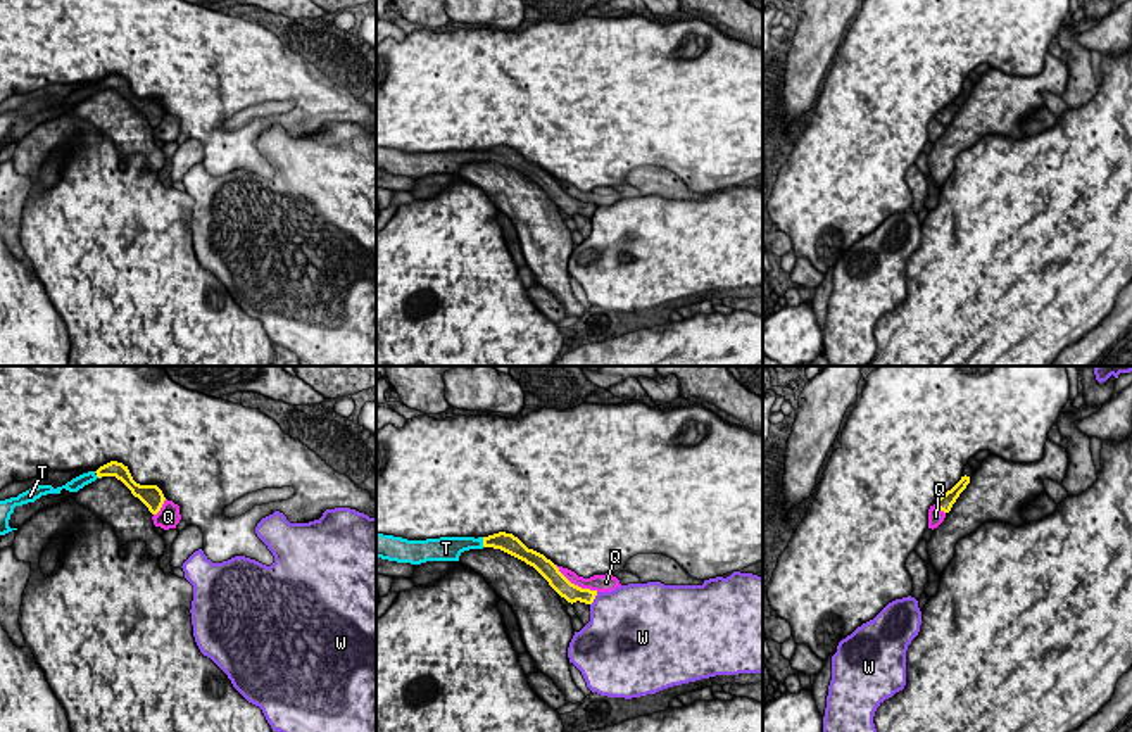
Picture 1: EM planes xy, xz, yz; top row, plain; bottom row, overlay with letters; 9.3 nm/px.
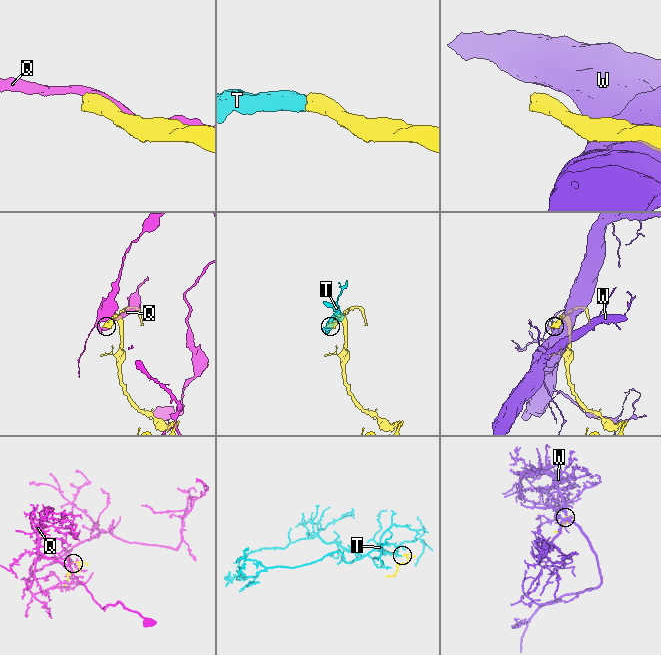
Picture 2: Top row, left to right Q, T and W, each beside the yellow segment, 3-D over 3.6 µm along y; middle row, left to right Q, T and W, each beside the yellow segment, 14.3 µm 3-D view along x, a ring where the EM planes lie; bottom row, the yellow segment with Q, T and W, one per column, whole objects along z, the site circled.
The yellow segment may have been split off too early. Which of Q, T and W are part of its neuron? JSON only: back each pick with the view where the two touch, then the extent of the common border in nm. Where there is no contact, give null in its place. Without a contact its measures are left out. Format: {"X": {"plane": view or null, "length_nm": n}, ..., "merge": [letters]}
{"T": {"plane": "xz", "length_nm": 100}, "merge": ["T"]}

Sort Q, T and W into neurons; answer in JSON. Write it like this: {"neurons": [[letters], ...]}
{"neurons": [["Q"], ["T"], ["W"]]}

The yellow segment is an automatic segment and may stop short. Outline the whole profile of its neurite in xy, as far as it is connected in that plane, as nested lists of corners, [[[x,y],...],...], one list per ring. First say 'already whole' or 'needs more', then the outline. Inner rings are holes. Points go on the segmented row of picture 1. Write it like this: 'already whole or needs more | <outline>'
needs more | [[[110,461],[110,463],[100,466],[97,471],[88,471],[88,473],[83,473],[83,475],[72,478],[71,482],[67,482],[62,487],[53,489],[52,485],[38,485],[38,487],[33,487],[33,489],[19,494],[17,497],[0,501],[0,535],[17,530],[17,528],[9,527],[9,520],[10,520],[10,514],[14,513],[16,506],[35,502],[36,499],[40,499],[41,495],[47,495],[47,494],[60,494],[62,489],[66,489],[69,492],[78,492],[85,485],[88,485],[102,476],[116,476],[117,480],[121,480],[131,490],[131,494],[135,497],[138,497],[148,508],[148,511],[152,514],[157,514],[166,501],[162,490],[157,485],[136,483],[133,480],[128,466],[124,466],[123,463],[117,463],[117,461]]]

